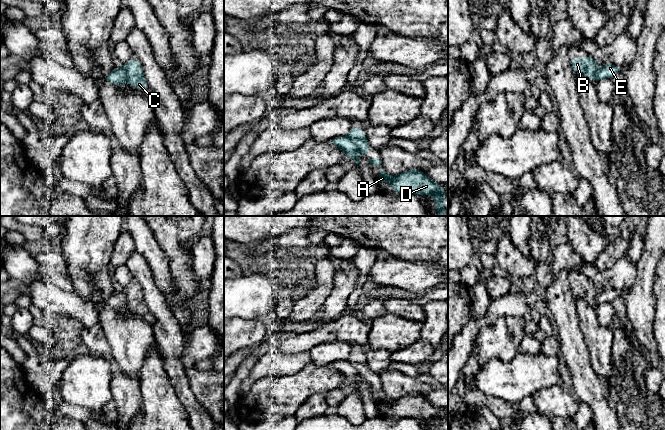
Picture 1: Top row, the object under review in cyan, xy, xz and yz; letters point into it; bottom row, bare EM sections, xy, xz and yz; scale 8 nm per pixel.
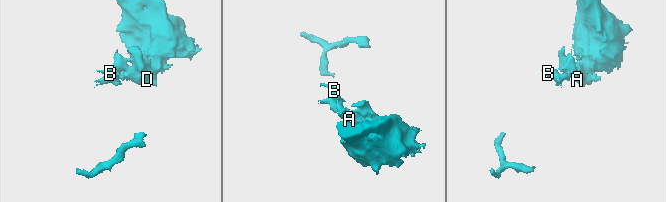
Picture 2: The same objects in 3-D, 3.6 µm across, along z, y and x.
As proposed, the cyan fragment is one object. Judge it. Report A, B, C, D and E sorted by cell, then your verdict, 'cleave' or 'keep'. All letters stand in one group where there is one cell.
A B C D / E | cleave

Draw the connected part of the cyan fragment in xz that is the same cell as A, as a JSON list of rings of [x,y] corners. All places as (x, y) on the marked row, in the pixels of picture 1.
[[[381,169],[378,182],[391,183],[393,185],[392,191],[397,194],[432,195],[438,208],[436,216],[444,216],[445,214],[445,188],[433,182],[420,169],[407,170],[397,176],[389,176]]]

